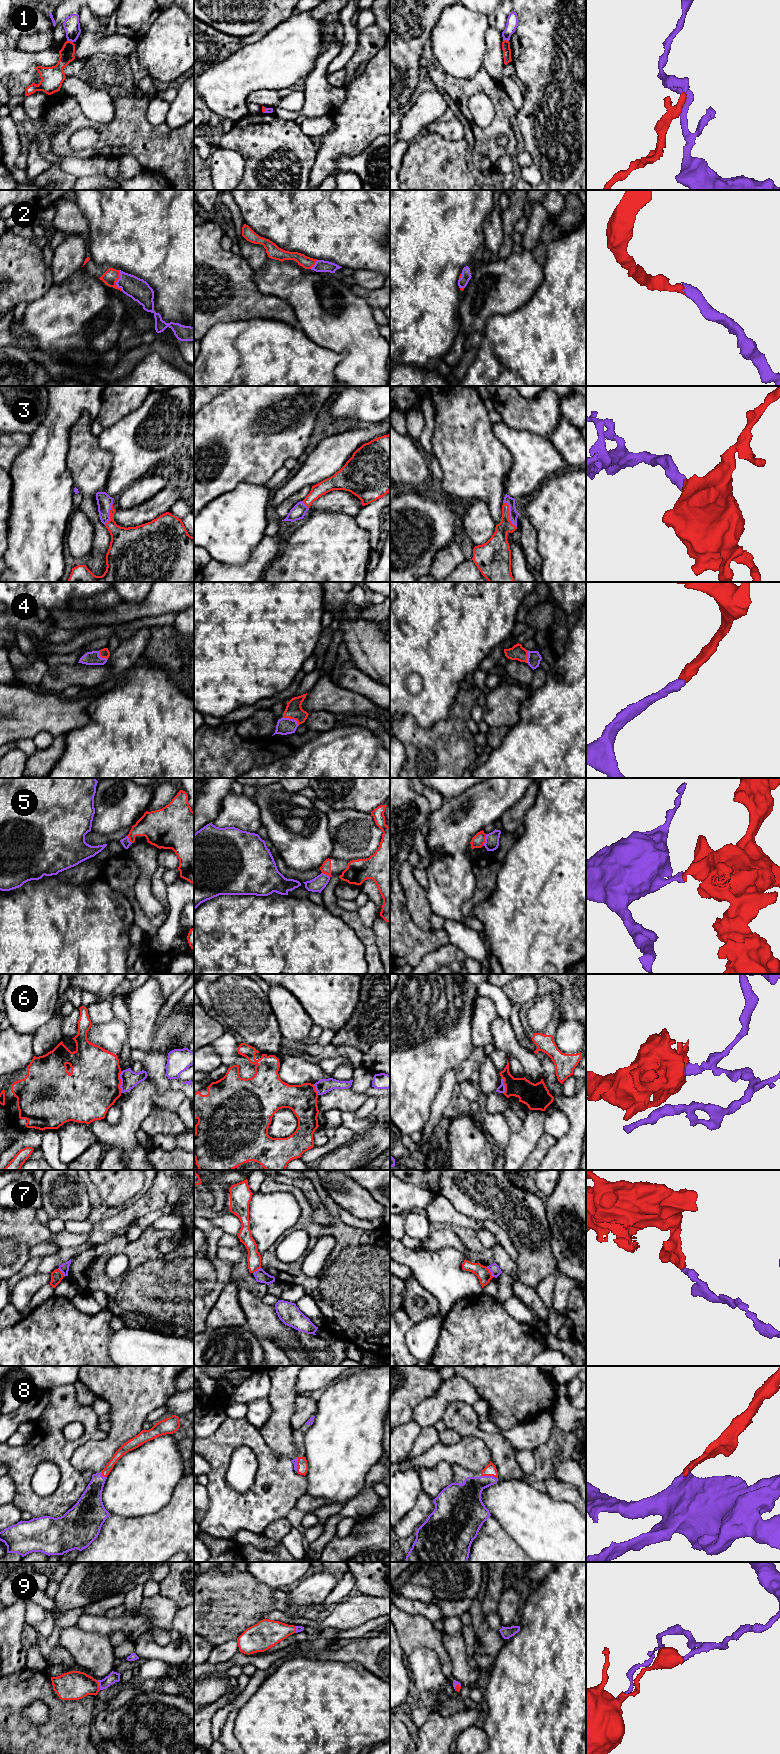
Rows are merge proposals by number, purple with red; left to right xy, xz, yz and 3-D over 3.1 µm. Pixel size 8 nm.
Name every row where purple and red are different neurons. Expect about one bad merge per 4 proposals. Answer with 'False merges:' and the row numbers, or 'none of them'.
False merges: 1, 5, 6, 7

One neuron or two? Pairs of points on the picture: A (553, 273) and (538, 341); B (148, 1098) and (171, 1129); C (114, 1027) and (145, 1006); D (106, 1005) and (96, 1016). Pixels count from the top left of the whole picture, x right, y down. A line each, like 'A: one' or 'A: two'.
A: one
B: two
C: two
D: one

